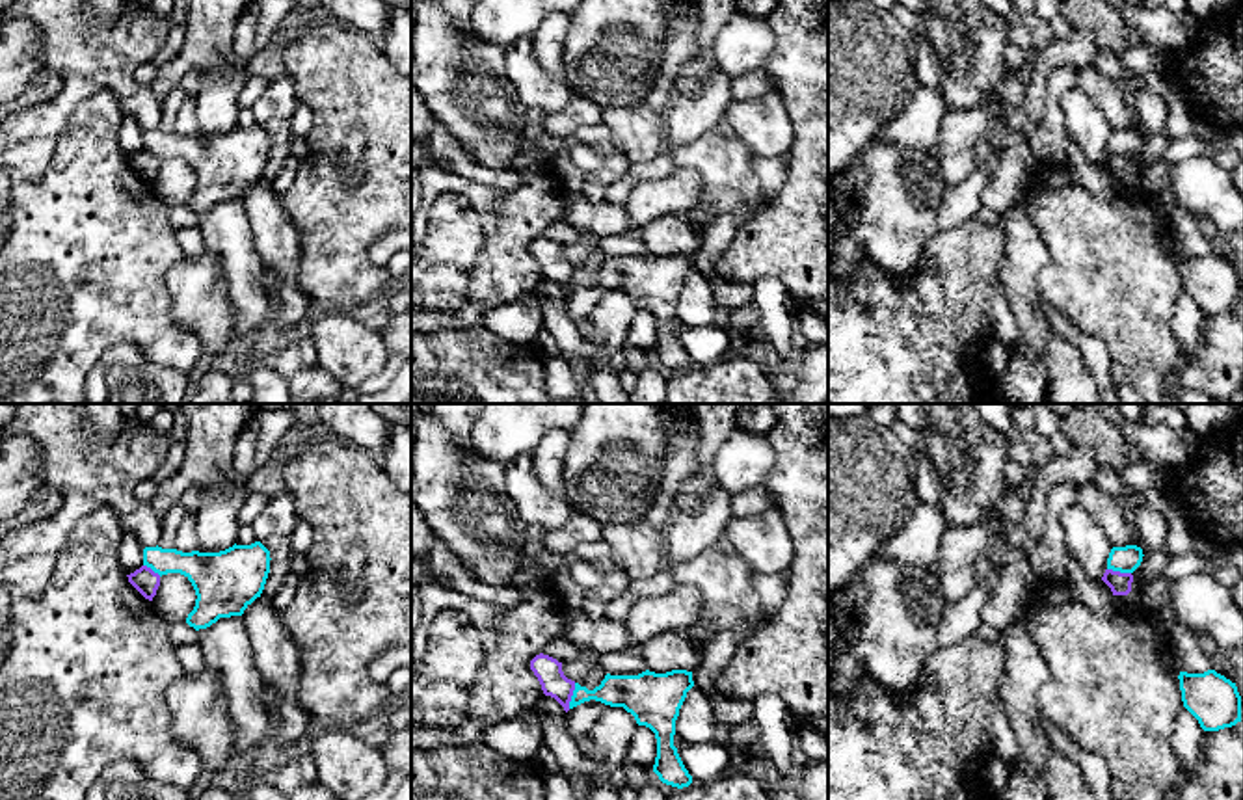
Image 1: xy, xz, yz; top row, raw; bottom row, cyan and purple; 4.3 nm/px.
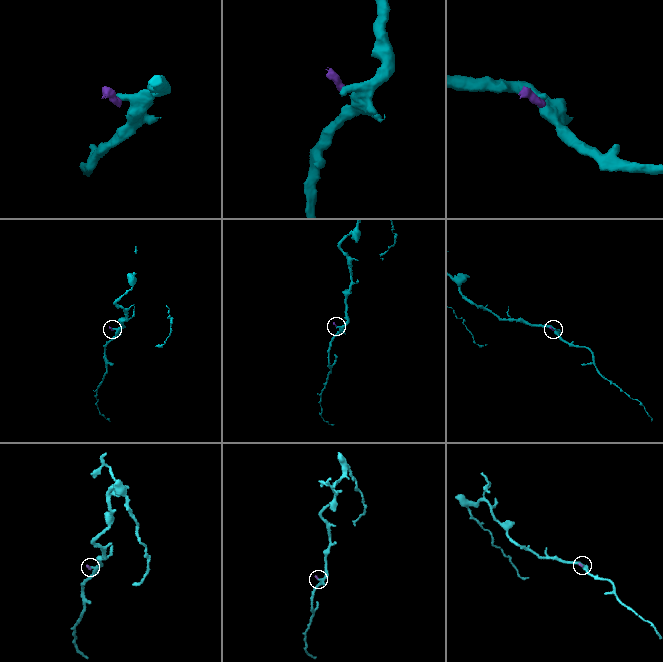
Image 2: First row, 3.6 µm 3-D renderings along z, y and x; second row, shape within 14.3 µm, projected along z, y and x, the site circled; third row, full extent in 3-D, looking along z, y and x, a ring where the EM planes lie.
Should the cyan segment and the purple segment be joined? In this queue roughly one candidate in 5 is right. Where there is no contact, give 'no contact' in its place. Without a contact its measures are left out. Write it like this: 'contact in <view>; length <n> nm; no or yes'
contact in xz; length 120 nm; no

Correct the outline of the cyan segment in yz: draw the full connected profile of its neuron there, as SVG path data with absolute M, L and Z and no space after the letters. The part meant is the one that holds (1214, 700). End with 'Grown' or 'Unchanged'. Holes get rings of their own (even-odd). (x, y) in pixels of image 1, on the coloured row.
M1208 670L1204 673L1180 672L1183 707L1204 731L1219 731L1241 722L1241 696L1236 683Z. Unchanged

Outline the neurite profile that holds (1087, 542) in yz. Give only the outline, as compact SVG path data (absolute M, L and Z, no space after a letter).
M1079 502L1066 506L1059 515L1066 549L1090 579L1102 579L1113 549L1105 530Z

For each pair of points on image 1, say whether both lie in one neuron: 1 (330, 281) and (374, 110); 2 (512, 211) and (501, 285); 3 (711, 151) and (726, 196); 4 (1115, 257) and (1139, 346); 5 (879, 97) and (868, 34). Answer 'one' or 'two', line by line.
1: one
2: one
3: one
4: one
5: one

